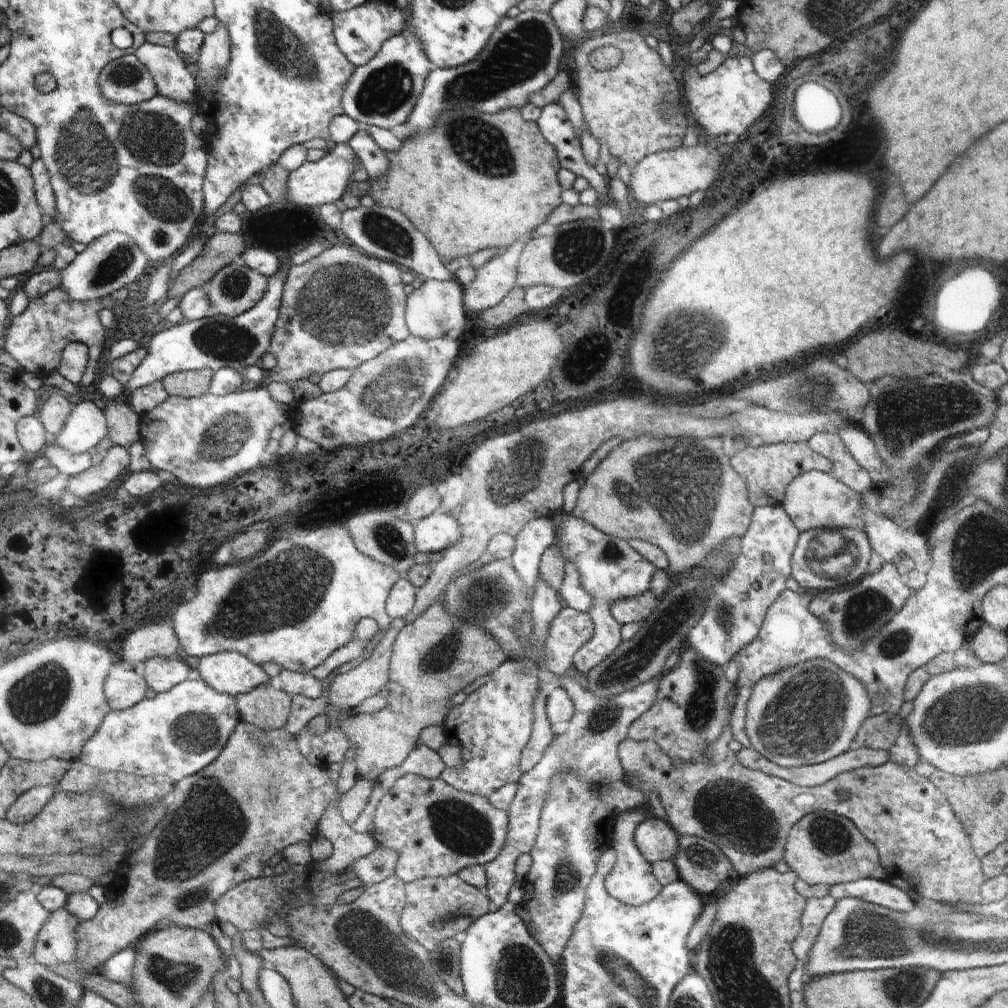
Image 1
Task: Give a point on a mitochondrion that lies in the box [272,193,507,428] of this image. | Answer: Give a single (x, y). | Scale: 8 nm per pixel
(345, 305)

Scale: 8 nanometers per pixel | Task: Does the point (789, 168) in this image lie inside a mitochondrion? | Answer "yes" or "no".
no

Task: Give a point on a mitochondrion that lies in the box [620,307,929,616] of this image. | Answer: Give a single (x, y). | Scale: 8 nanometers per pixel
(837, 555)

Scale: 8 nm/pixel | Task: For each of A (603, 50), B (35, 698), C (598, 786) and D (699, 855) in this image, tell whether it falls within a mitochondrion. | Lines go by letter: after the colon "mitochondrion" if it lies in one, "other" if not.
A: other
B: mitochondrion
C: other
D: mitochondrion

